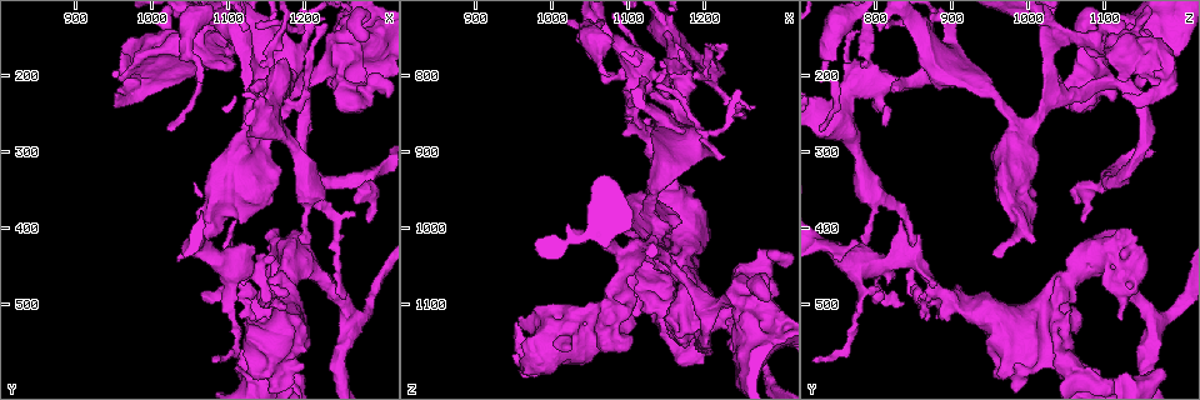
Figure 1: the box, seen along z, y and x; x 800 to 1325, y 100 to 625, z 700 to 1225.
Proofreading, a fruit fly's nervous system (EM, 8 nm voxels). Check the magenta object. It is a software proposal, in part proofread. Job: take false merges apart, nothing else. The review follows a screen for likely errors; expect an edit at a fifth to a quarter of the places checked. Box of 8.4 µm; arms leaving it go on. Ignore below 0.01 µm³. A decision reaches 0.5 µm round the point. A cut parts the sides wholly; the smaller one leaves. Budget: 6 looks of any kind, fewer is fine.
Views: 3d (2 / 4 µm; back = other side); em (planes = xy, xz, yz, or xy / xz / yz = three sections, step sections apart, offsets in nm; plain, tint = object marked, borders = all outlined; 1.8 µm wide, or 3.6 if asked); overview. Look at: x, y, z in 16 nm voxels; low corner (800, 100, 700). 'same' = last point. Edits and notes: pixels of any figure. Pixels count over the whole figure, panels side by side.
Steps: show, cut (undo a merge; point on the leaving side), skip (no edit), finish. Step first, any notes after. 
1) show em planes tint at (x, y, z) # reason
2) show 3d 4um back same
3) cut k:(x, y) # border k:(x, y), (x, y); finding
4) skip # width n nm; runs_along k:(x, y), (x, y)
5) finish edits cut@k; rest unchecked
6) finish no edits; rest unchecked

show em 3.6um planes tint at (1175, 525, 1005) # closes a loop

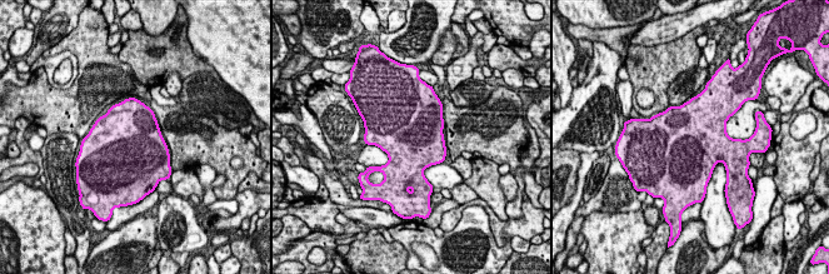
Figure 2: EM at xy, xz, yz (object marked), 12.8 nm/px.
skip # one neuron here

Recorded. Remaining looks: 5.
show em planes tint at (1210, 355, 790) # a narrow waist

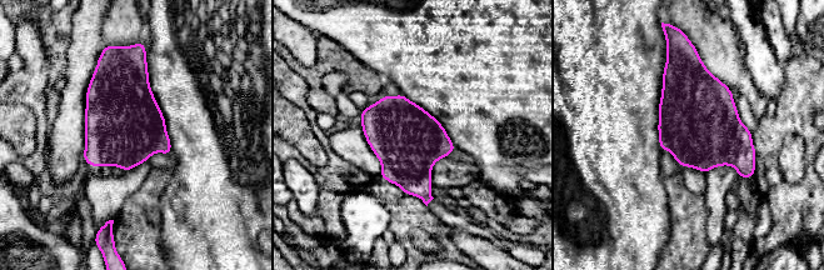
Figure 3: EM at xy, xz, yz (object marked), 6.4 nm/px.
skip # width 440 nm; one neuron here

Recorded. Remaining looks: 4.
show em xy step 16 tint at (1205, 135, 890) # small branch off a trunk

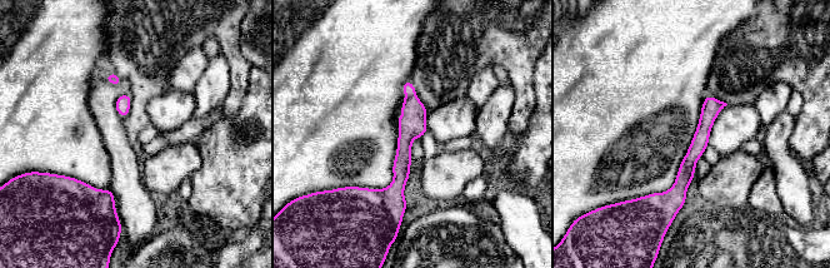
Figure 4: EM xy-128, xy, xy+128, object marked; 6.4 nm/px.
show em planes tint same # cut it another way

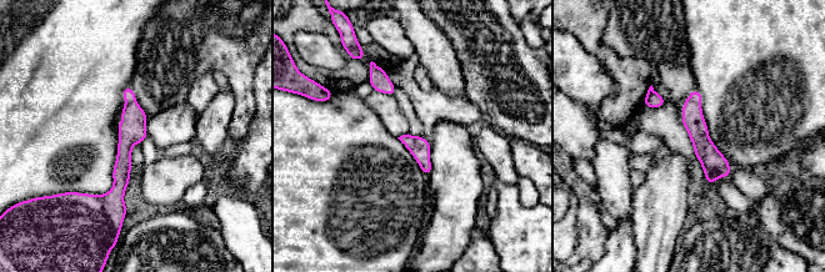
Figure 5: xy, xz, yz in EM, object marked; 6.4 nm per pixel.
skip # width 140 nm; runs_along 5:(128, 90), (119, 212); continuous, no second neuron

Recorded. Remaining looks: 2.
finish no edits; rest unchecked

